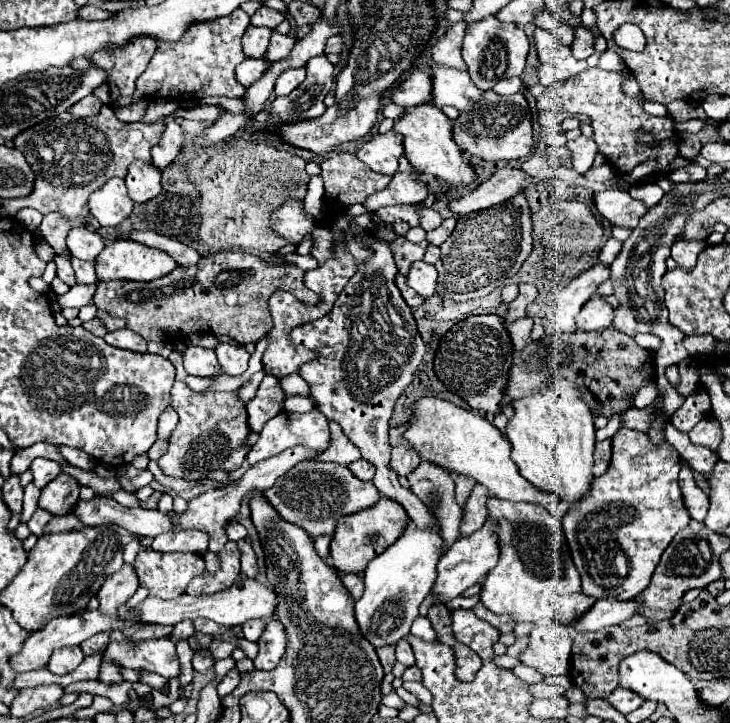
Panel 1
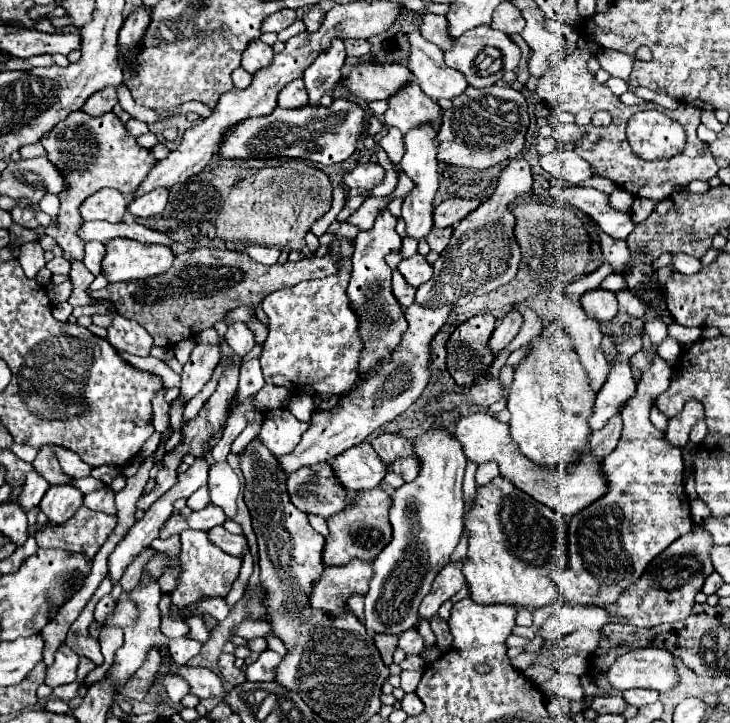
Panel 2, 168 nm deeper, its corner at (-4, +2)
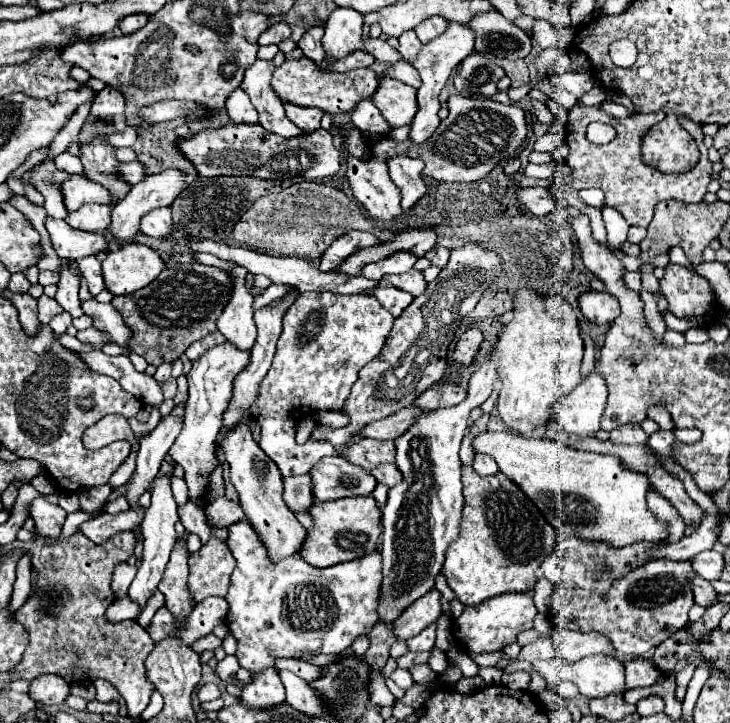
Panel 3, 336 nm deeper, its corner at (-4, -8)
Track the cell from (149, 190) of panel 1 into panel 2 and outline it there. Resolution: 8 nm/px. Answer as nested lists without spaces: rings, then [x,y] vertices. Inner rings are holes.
[[[154,188],[148,194],[136,196],[128,204],[128,212],[134,214],[134,216],[142,216],[142,218],[156,216],[156,214],[160,214],[164,210],[166,202],[168,202],[168,190],[166,188]]]

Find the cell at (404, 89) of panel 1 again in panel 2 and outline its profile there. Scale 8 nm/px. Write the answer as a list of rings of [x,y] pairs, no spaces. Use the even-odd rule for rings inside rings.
[[[360,62],[352,66],[346,74],[344,84],[360,98],[372,100],[390,100],[404,86],[412,82],[414,74],[402,64],[370,64]]]

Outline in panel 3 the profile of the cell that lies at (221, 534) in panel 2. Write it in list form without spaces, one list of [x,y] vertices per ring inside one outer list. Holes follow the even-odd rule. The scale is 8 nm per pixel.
[[[186,502],[184,506],[178,506],[178,518],[182,522],[182,526],[192,532],[198,534],[202,542],[206,542],[210,538],[210,528],[206,526],[206,520],[202,518],[202,510],[198,510],[198,506],[194,506],[192,502]]]

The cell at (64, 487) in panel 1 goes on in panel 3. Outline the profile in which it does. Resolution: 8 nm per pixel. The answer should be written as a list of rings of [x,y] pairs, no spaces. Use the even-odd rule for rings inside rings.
[[[40,496],[30,504],[30,518],[36,524],[36,534],[58,538],[66,520],[66,512]]]

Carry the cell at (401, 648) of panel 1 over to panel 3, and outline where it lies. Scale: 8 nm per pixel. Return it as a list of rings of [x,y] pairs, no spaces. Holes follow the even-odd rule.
[[[432,622],[428,628],[424,628],[418,636],[410,638],[406,644],[412,652],[420,652],[420,650],[432,650],[436,640],[436,622]]]

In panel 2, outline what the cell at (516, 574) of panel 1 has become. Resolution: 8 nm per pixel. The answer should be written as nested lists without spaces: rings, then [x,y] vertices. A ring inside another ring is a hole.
[[[494,478],[490,484],[478,488],[474,506],[466,514],[466,528],[470,532],[470,546],[468,560],[464,564],[464,576],[470,588],[470,596],[478,604],[512,604],[536,610],[560,600],[558,588],[552,580],[552,572],[558,570],[566,560],[564,520],[558,512],[542,506],[526,492],[520,492],[512,482],[504,478]]]

